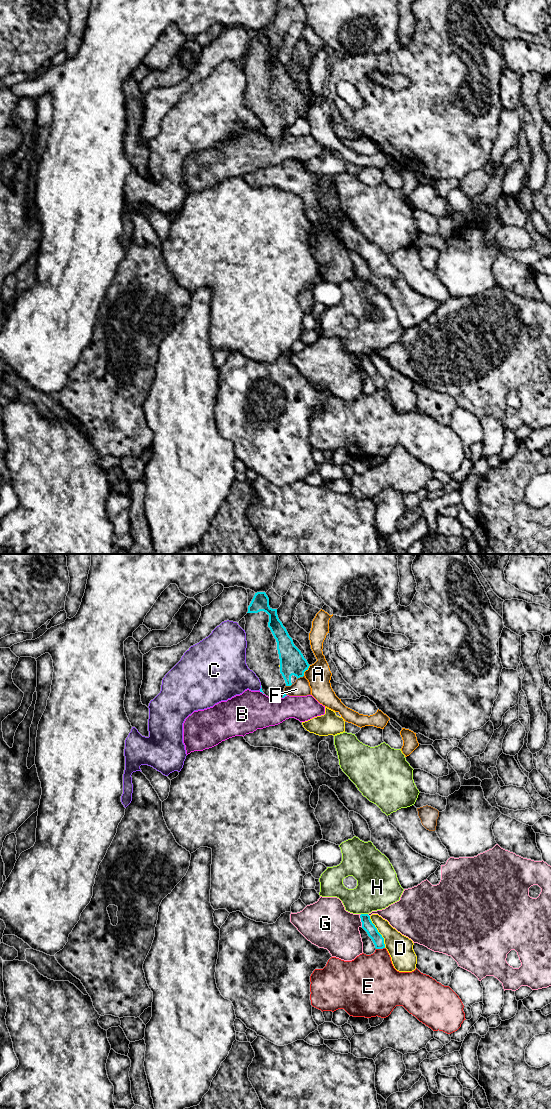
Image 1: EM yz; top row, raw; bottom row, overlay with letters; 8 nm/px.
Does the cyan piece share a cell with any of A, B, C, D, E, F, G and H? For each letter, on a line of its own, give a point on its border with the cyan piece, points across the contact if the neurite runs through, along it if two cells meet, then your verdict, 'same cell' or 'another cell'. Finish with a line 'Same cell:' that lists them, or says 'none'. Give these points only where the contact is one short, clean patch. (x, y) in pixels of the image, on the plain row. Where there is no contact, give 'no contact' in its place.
A: meets cyan in yz at (306, 109); border along yz (310, 105), (303, 115); another cell
B: meets cyan in yz at (284, 136); another cell
C: meets cyan in yz at (260, 129); another cell
D: meets cyan in yz at (378, 372); another cell
E: meets cyan in yz at (380, 388); another cell
F: meets cyan in yz at (300, 116); border along yz (303, 115), (297, 119); another cell
G: meets cyan in yz at (361, 360); another cell
H: meets cyan in yz at (364, 354); border along yz (361, 353), (367, 354); another cell
Same cell: none

